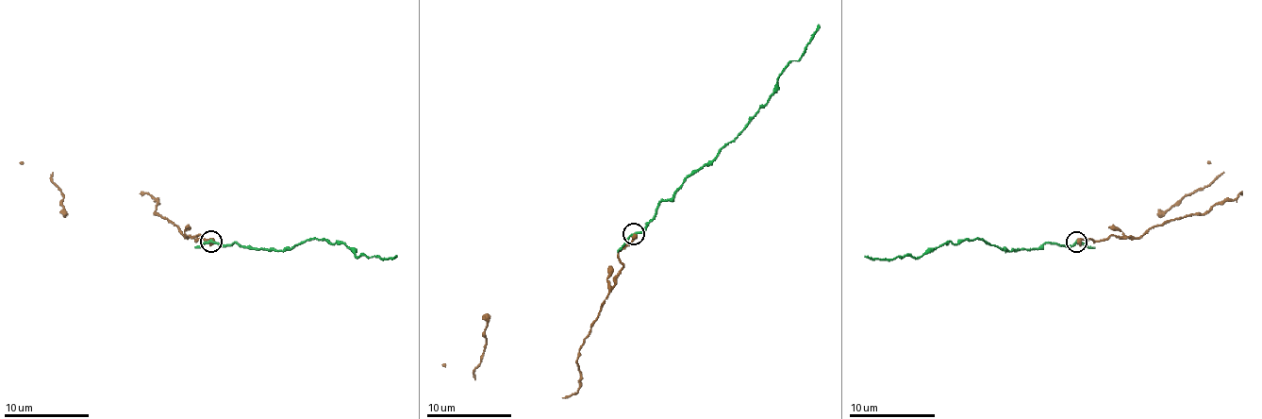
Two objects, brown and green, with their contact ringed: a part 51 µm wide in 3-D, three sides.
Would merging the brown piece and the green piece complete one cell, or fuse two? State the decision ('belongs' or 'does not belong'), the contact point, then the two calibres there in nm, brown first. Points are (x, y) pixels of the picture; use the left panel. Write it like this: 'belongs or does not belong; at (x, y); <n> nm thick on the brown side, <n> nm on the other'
does not belong; at (210, 242); 440 nm thick on the brown side, 200 nm on the other

